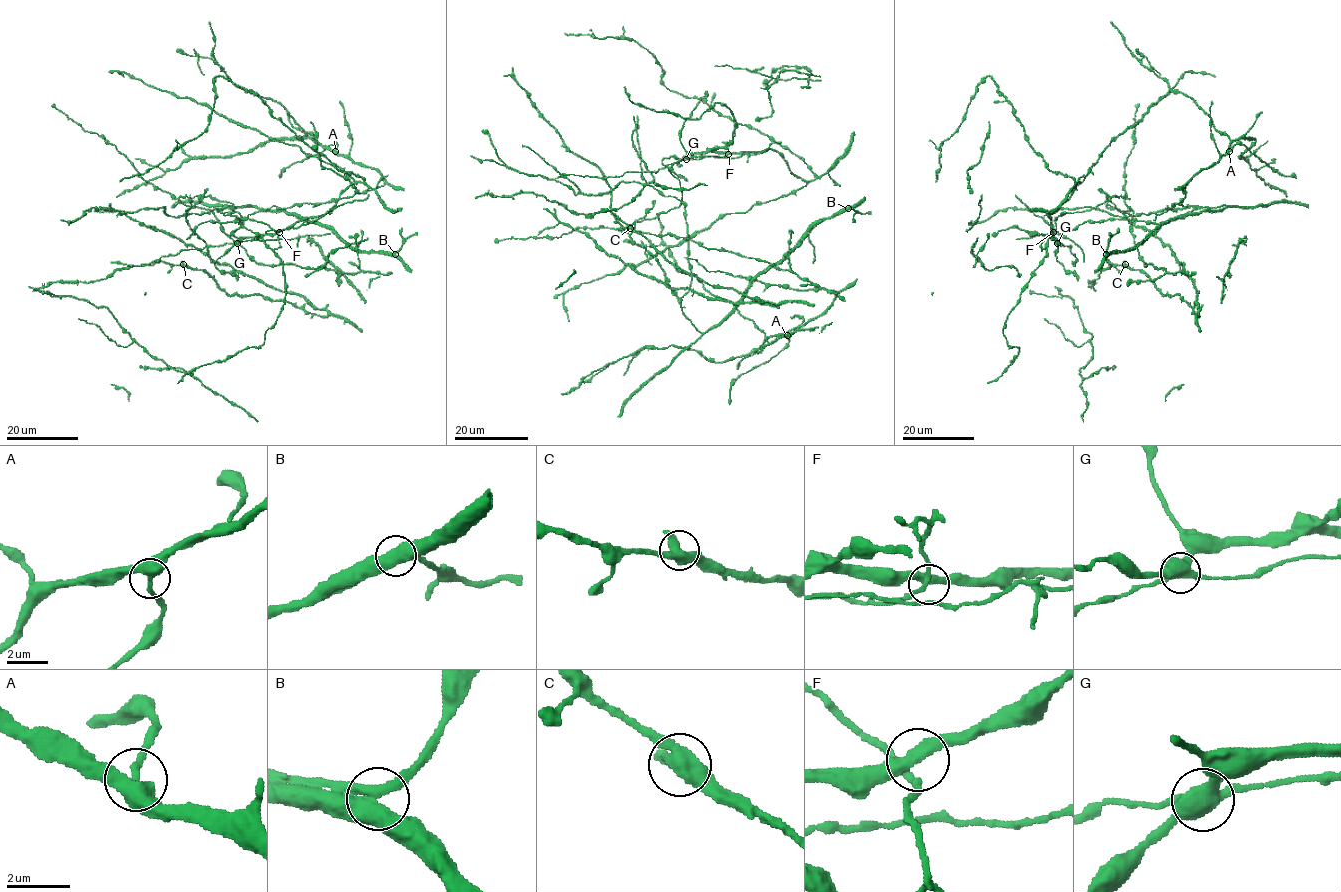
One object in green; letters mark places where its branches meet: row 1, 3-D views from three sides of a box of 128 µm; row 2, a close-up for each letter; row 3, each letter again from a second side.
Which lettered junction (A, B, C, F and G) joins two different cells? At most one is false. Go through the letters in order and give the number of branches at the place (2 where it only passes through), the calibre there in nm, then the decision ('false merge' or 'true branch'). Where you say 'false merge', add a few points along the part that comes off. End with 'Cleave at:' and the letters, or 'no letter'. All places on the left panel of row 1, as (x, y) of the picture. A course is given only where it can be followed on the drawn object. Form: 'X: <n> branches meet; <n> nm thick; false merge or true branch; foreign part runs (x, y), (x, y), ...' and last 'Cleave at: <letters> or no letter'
A: 3 branches meet; 400 nm thick; true branch
B: 3 branches meet; 460 nm thick; true branch
C: 3 branches meet; 480 nm thick; true branch
F: 4 branches meet; 320 nm thick; true branch
G: 4 branches meet; 480 nm thick; false merge; foreign part runs (237, 243), (181, 250), (142, 266), (111, 262)
Cleave at: G

